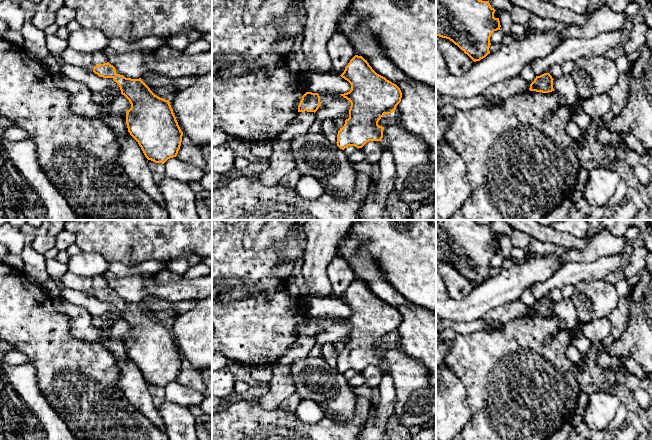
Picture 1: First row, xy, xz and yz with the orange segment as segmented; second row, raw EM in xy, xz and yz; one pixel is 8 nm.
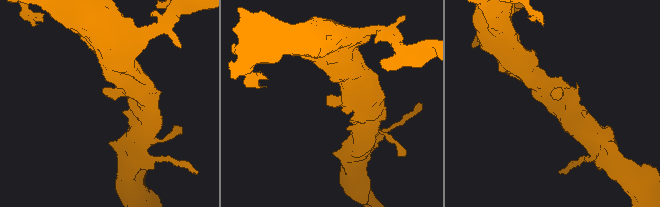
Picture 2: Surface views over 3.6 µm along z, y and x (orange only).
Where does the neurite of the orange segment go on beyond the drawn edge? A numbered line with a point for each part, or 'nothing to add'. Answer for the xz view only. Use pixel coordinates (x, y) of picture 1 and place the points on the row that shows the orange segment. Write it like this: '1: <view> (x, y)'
nothing to add

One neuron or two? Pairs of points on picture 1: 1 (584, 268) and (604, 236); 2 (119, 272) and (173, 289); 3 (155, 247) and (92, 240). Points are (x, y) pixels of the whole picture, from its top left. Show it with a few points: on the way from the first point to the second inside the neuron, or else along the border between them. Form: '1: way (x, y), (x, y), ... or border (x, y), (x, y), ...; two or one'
1: border (610, 255), (605, 255), (589, 262), (581, 262); two
2: border (108, 269), (116, 277), (134, 274), (141, 275); two
3: way (139, 240), (108, 240); one

